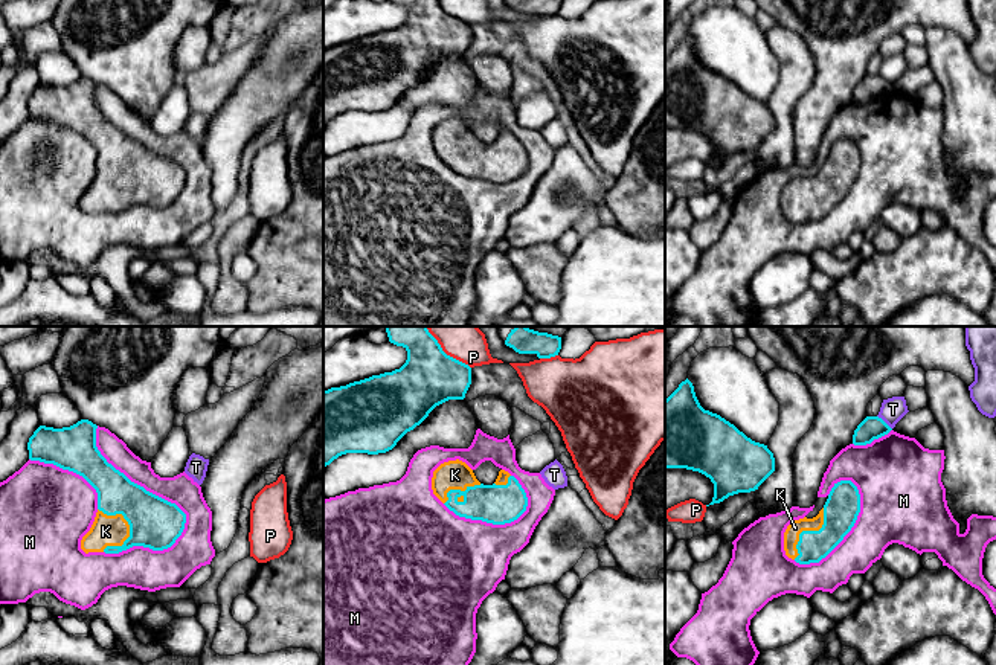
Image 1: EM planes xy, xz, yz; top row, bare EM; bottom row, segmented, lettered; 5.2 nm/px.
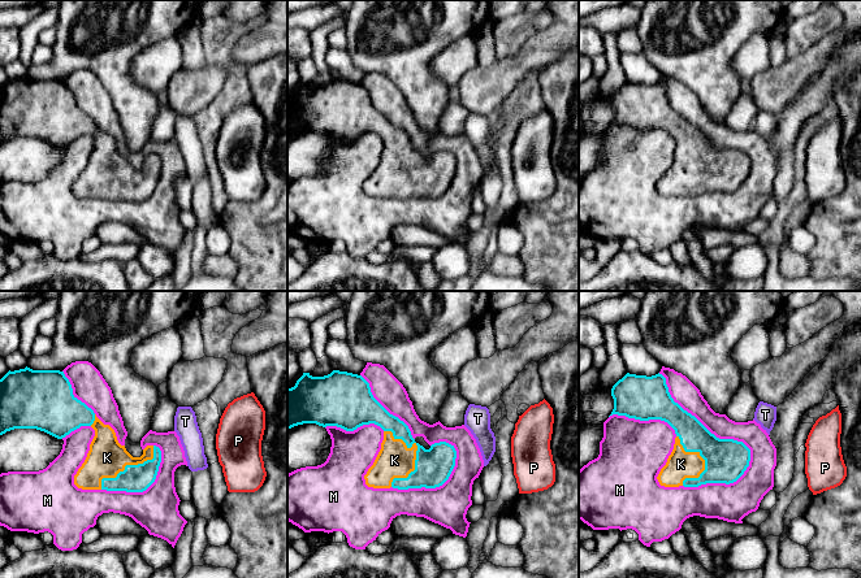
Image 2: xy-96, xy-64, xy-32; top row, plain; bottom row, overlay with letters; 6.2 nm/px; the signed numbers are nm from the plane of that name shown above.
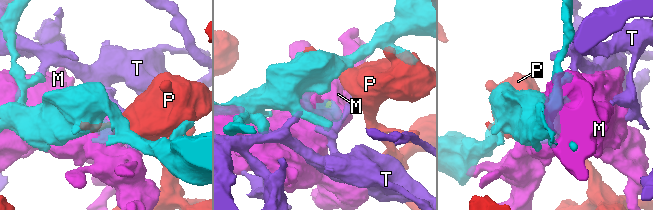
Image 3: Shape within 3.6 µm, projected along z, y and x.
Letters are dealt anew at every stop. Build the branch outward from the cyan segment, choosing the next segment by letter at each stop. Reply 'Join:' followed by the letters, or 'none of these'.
Join: K

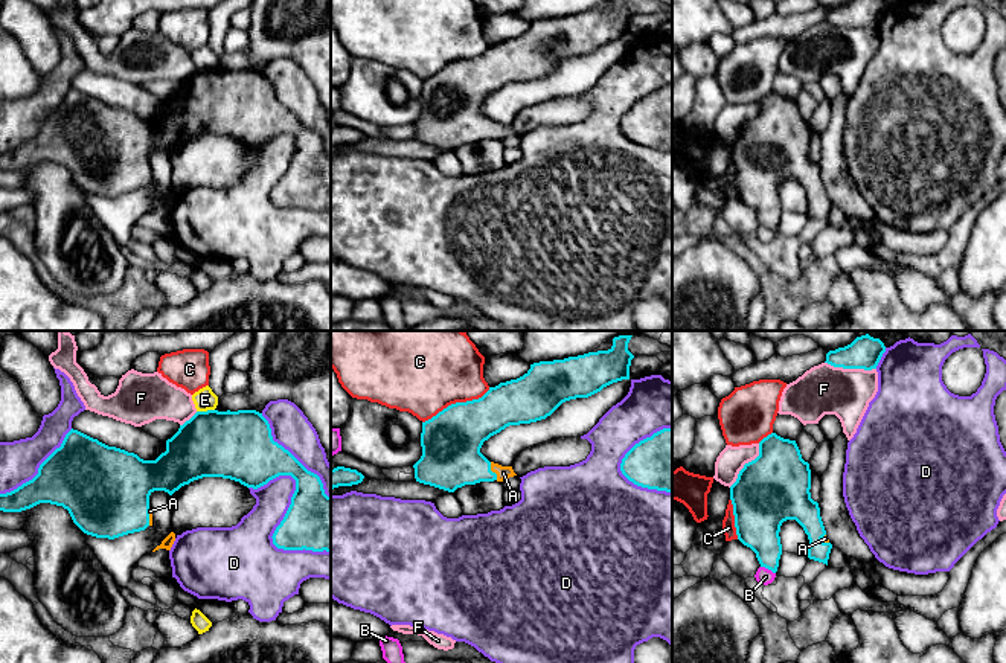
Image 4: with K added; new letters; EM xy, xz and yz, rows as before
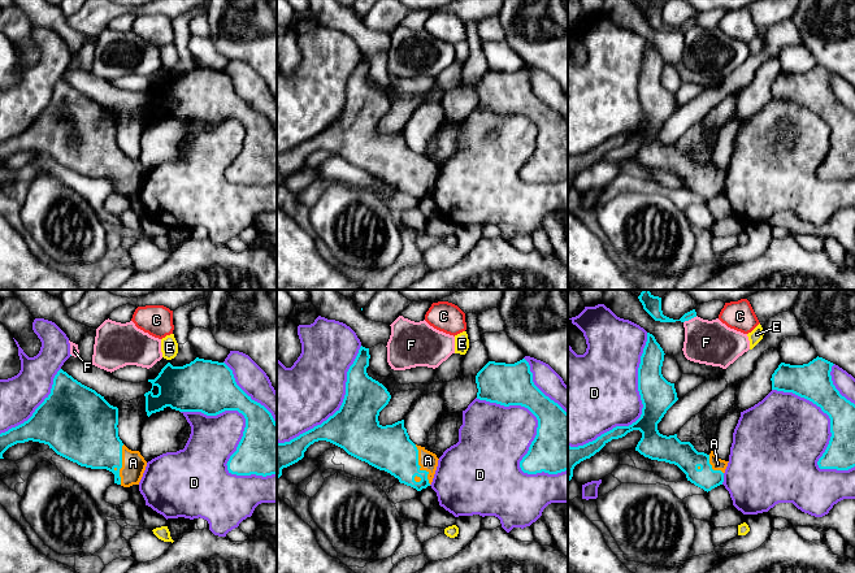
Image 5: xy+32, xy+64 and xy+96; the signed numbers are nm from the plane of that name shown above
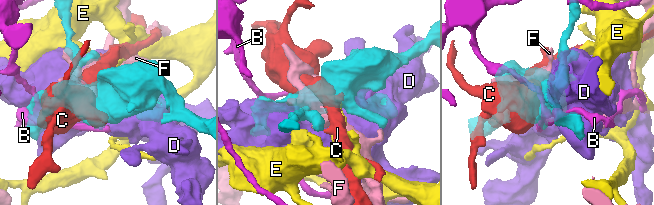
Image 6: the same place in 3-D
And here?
Join: A

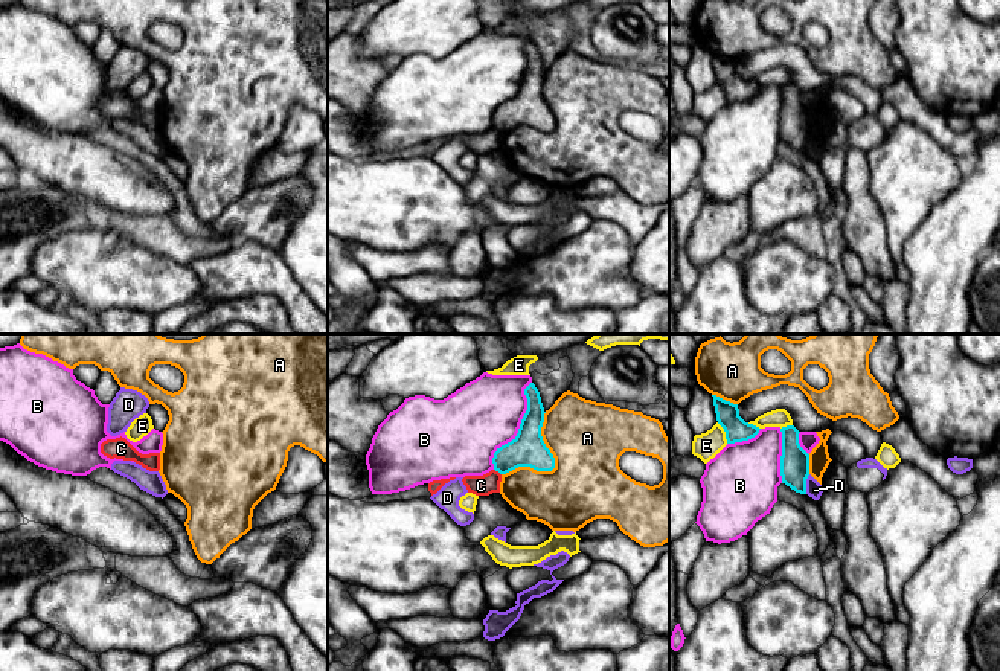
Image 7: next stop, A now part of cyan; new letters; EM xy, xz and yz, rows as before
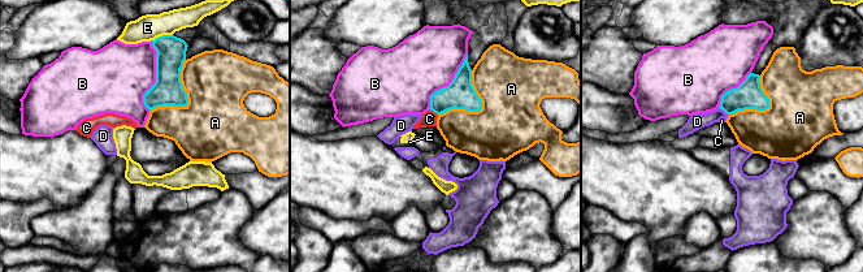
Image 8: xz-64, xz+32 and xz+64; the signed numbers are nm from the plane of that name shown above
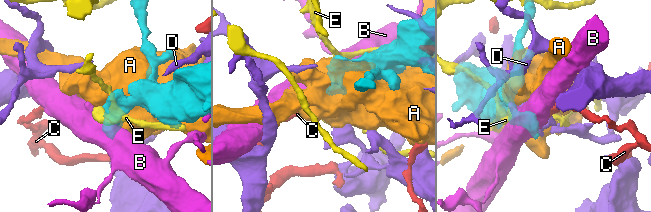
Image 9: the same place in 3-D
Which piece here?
Join: none of these

